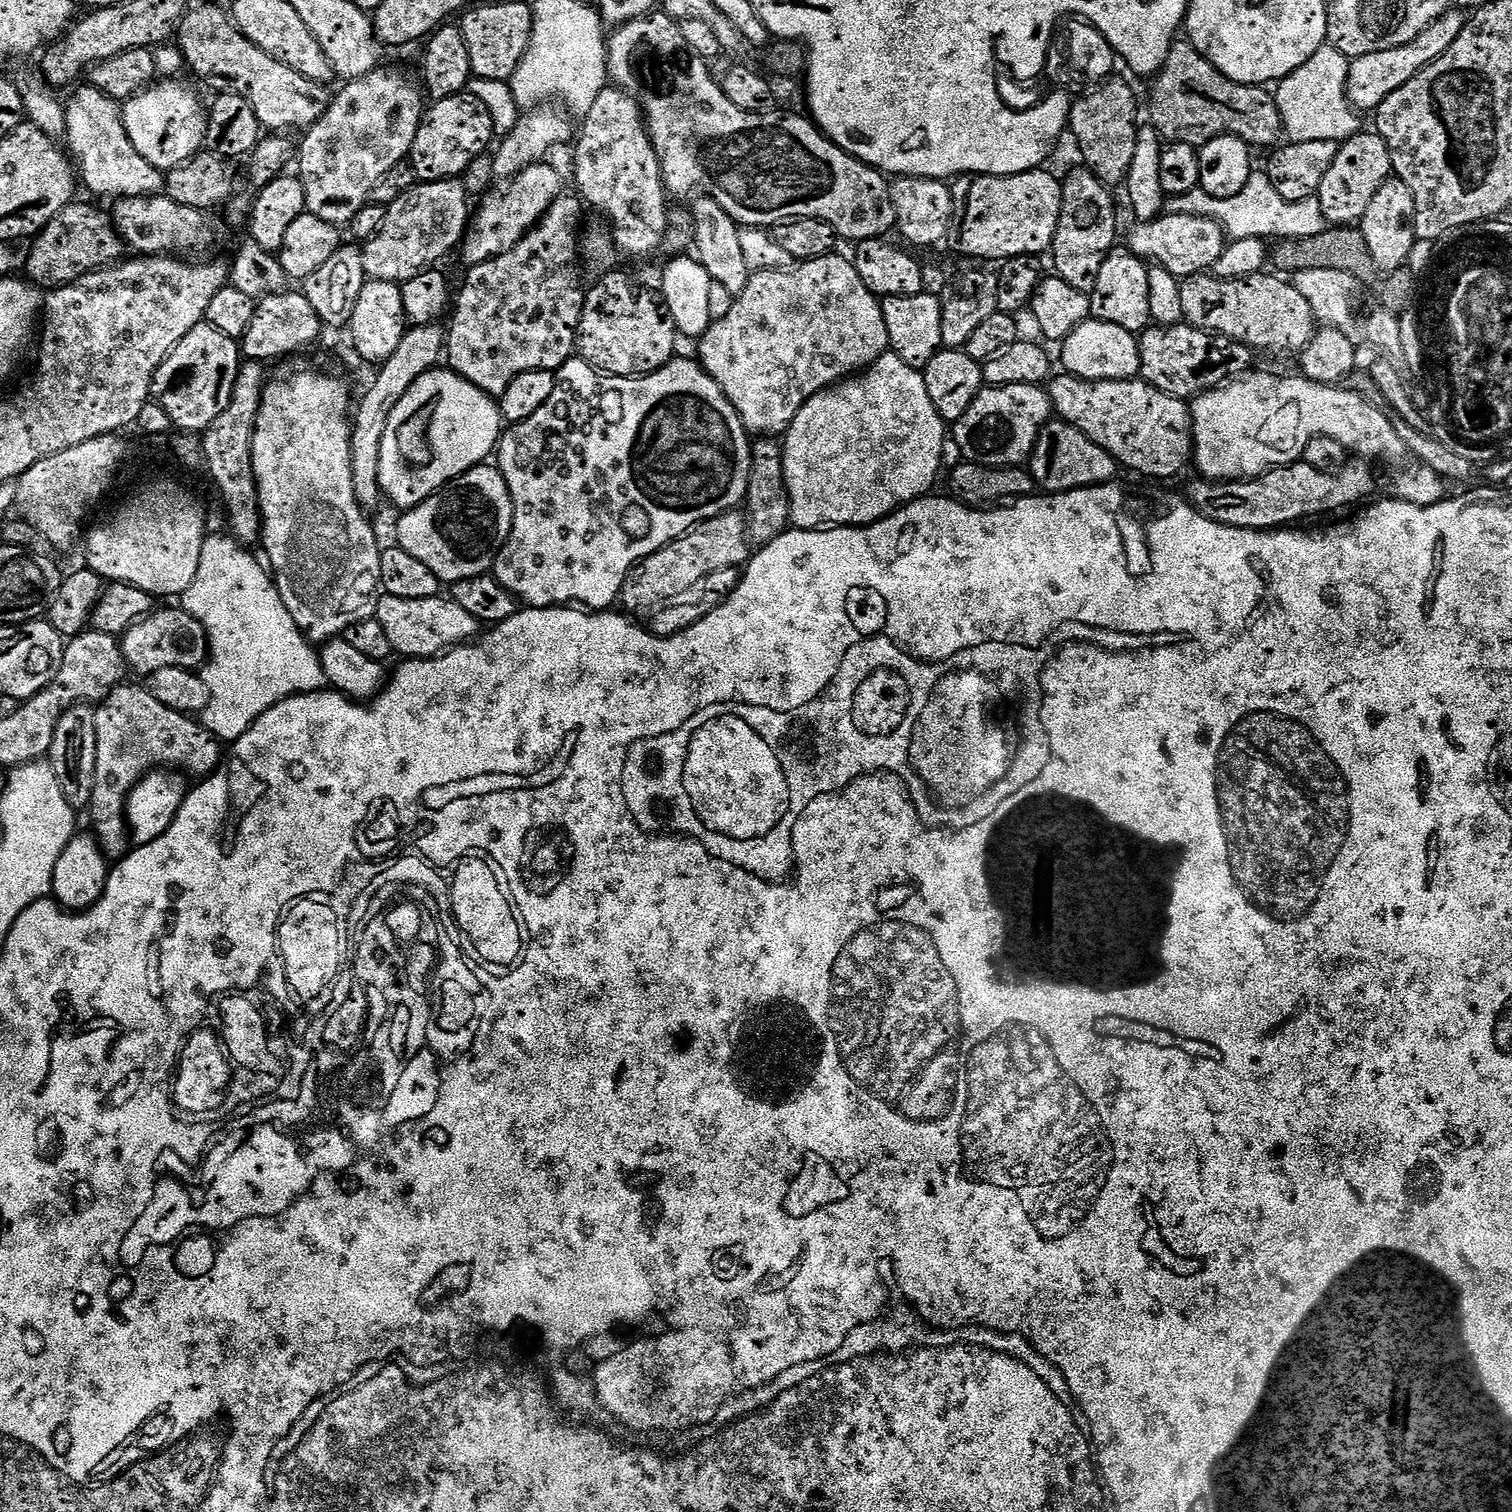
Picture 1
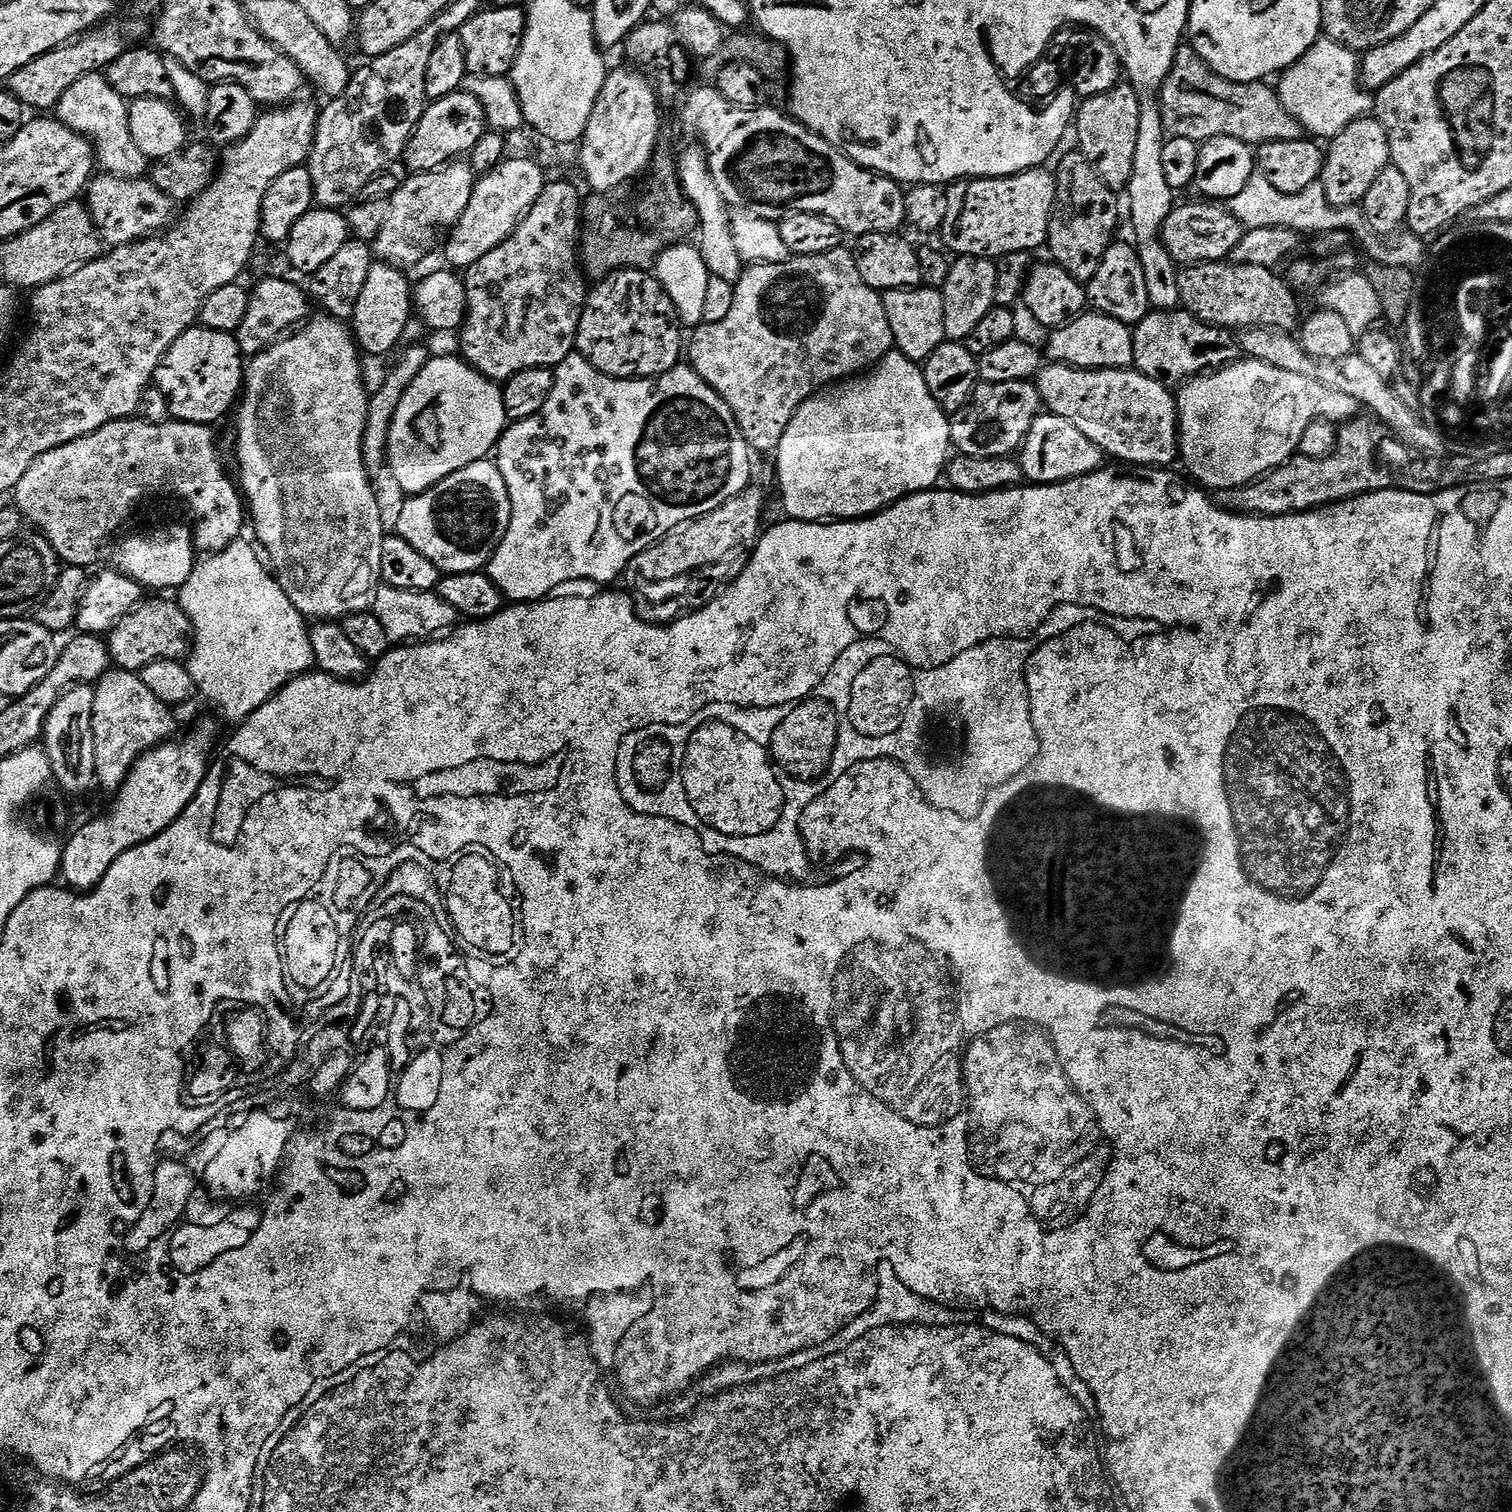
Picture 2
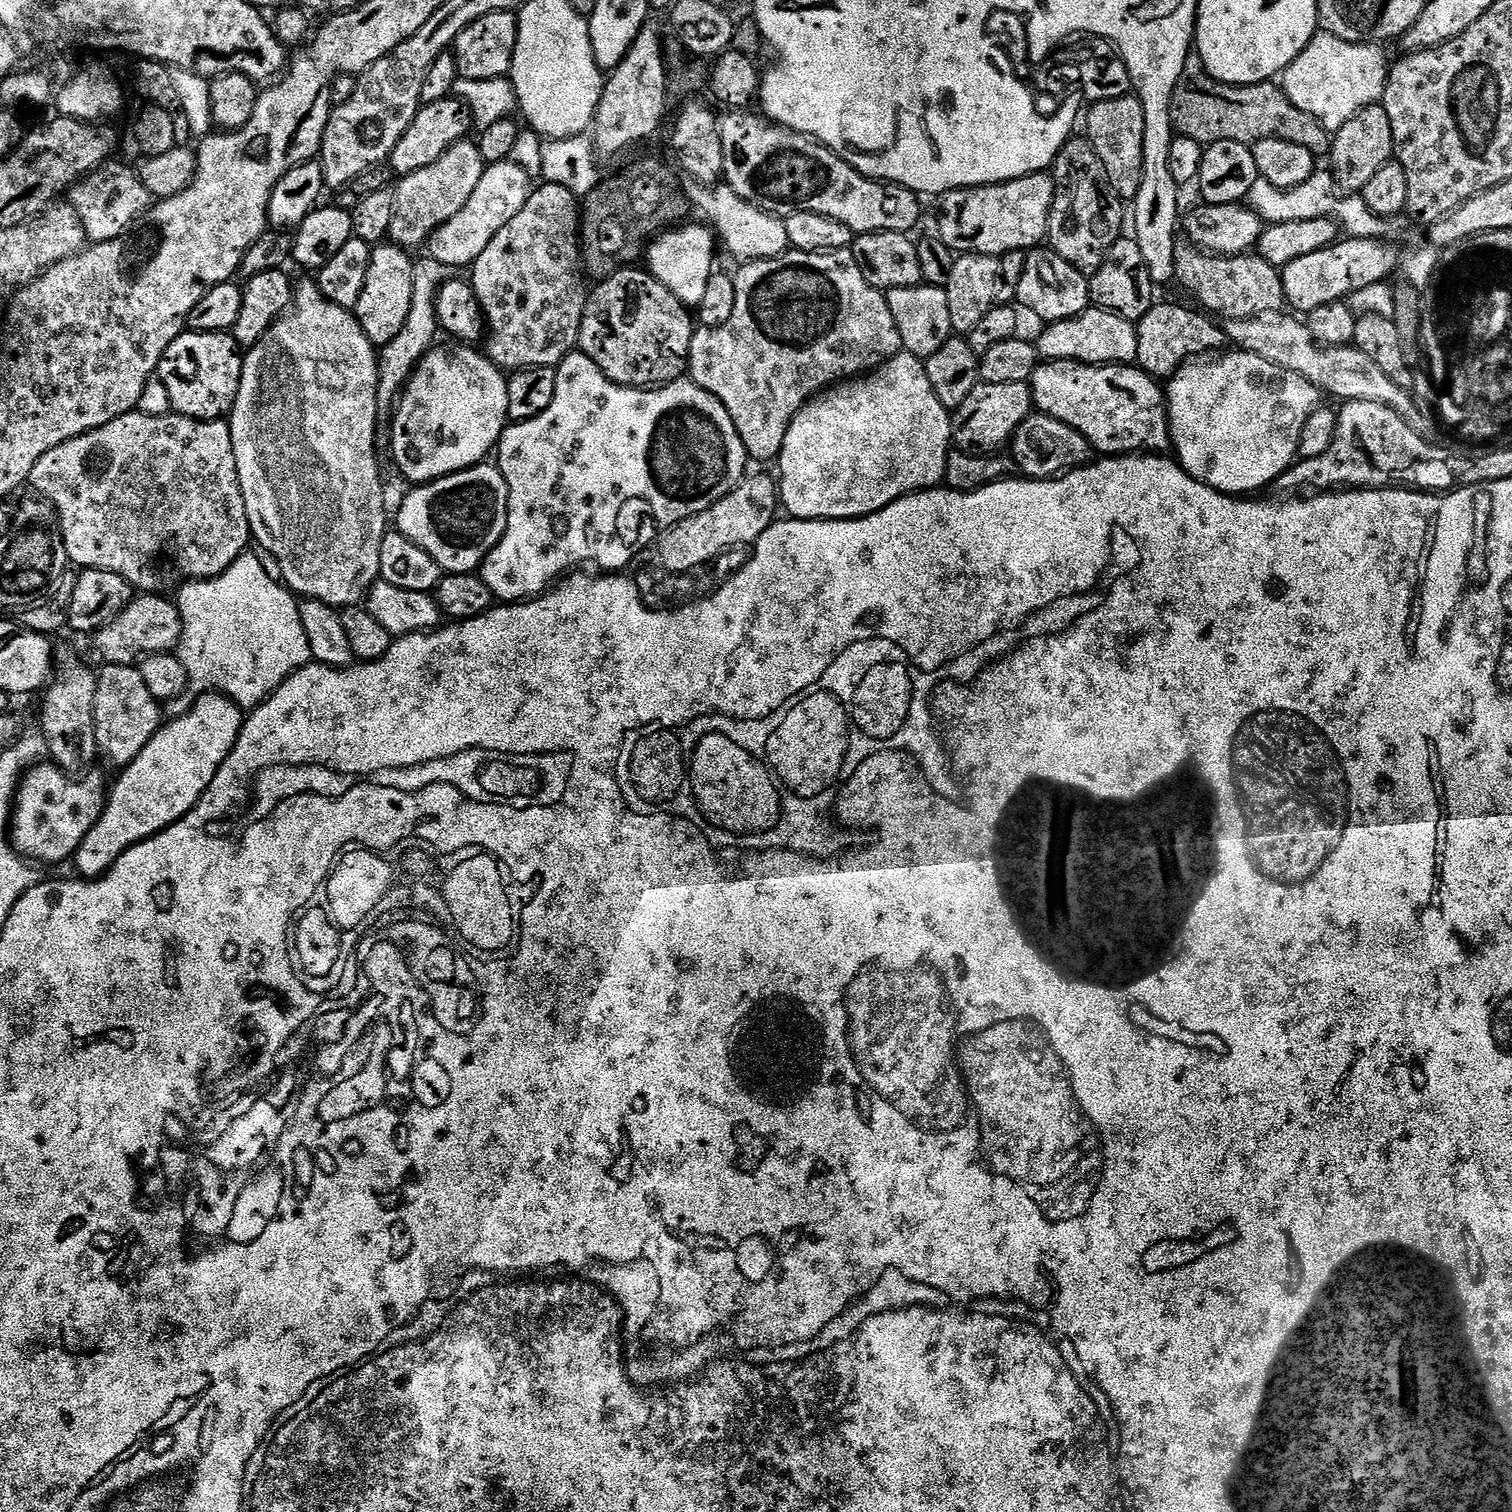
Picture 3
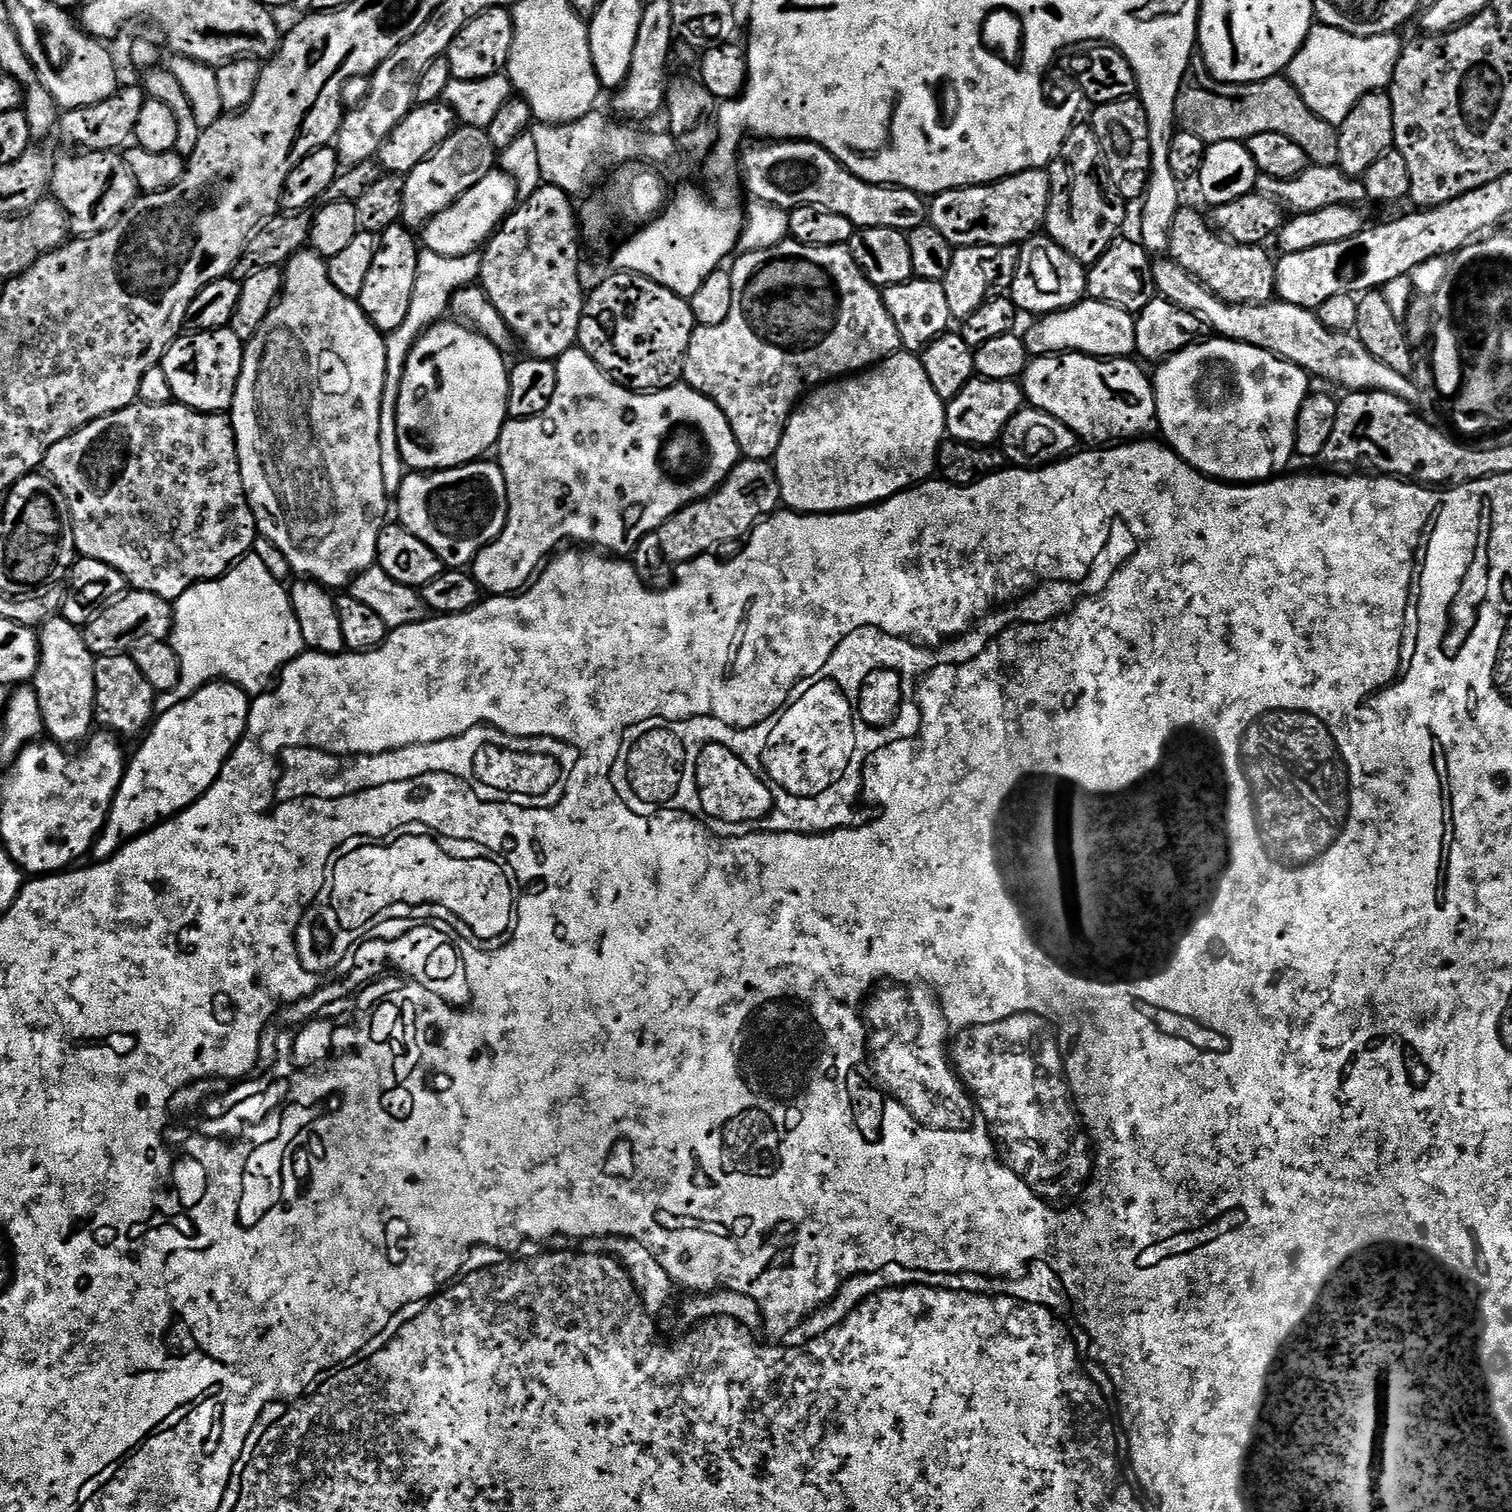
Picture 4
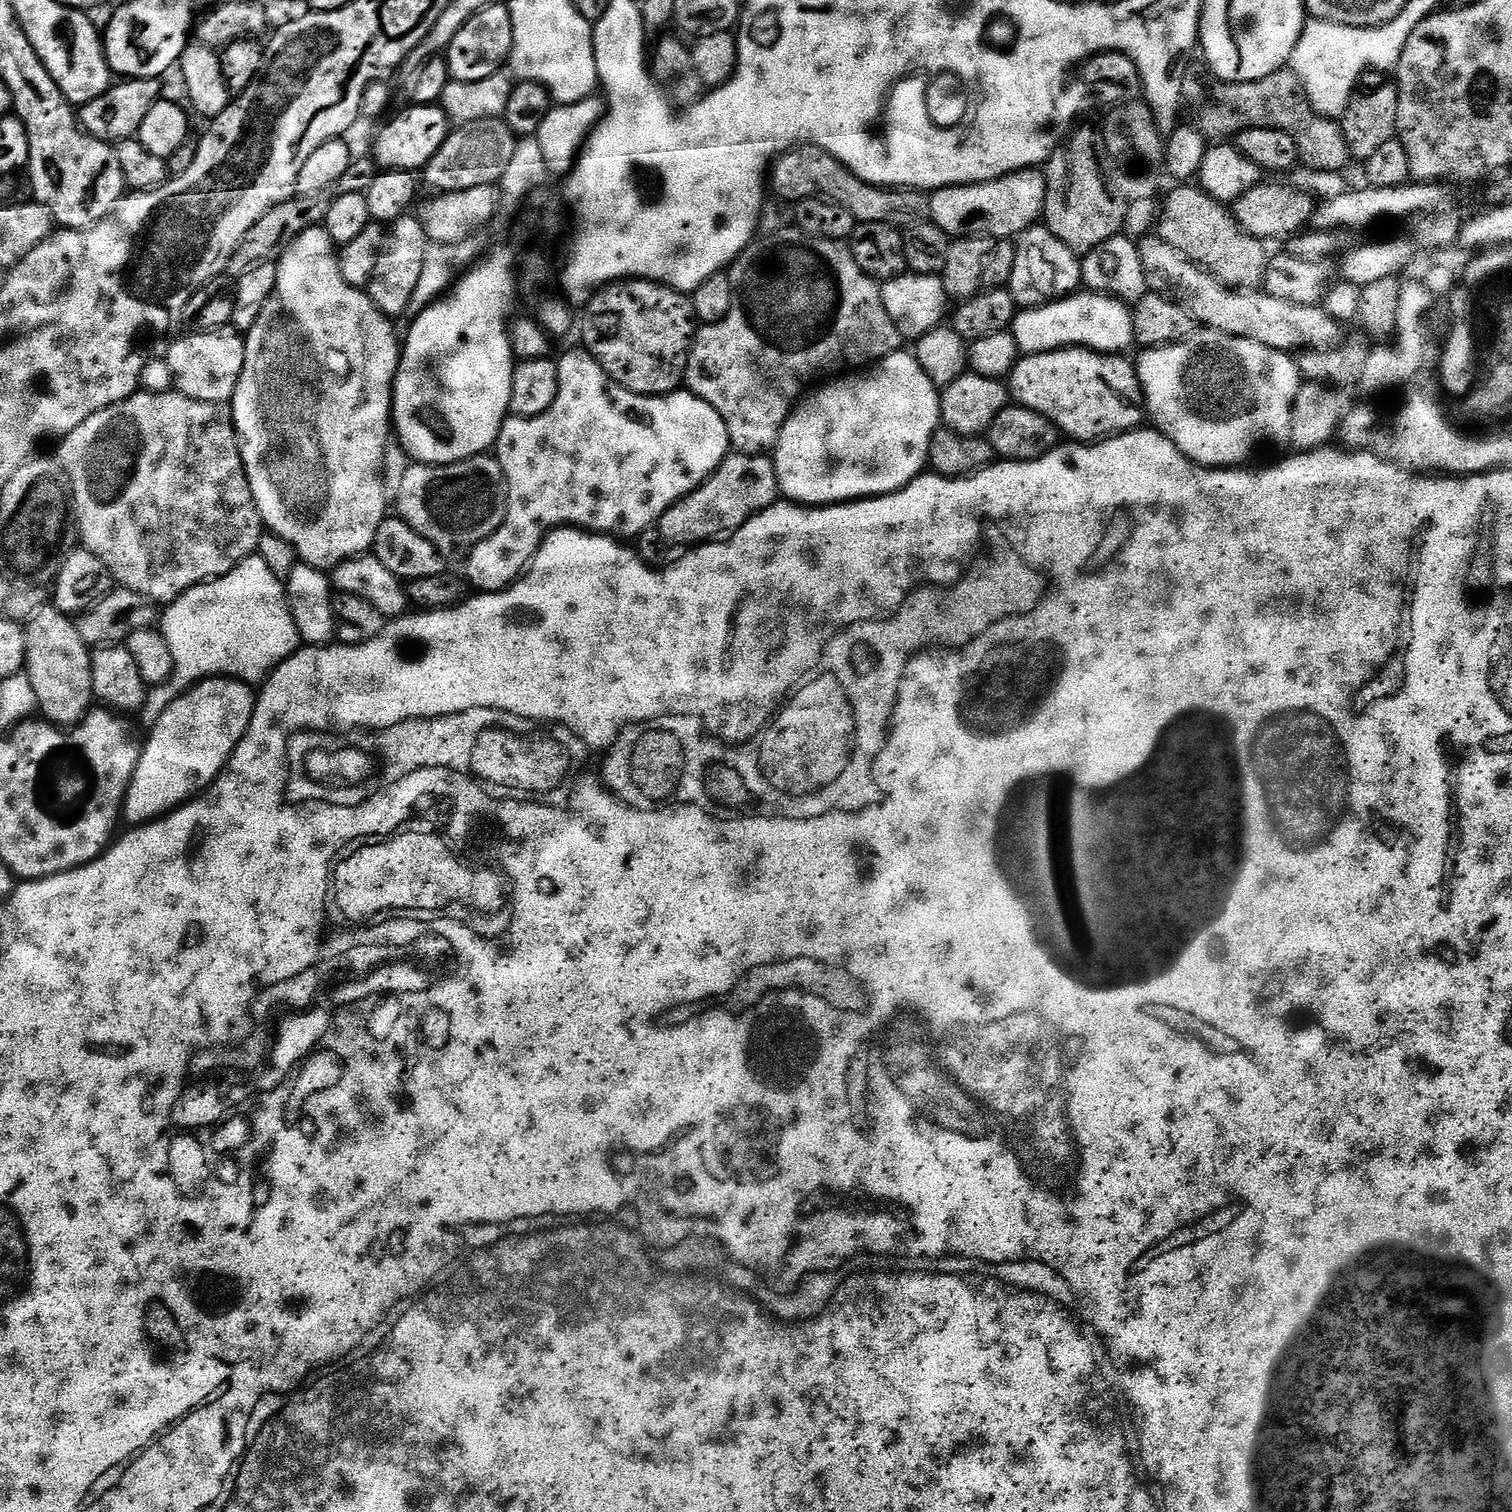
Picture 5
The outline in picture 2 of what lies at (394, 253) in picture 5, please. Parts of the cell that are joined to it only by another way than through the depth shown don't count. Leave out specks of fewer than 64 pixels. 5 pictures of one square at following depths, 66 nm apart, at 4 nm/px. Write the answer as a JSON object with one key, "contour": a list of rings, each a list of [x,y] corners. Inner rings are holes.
{"contour":[[[384,261],[373,263],[352,319],[357,345],[365,355],[382,356],[402,342],[404,328],[412,319],[414,310],[412,284],[406,276],[407,273],[397,265]]]}

